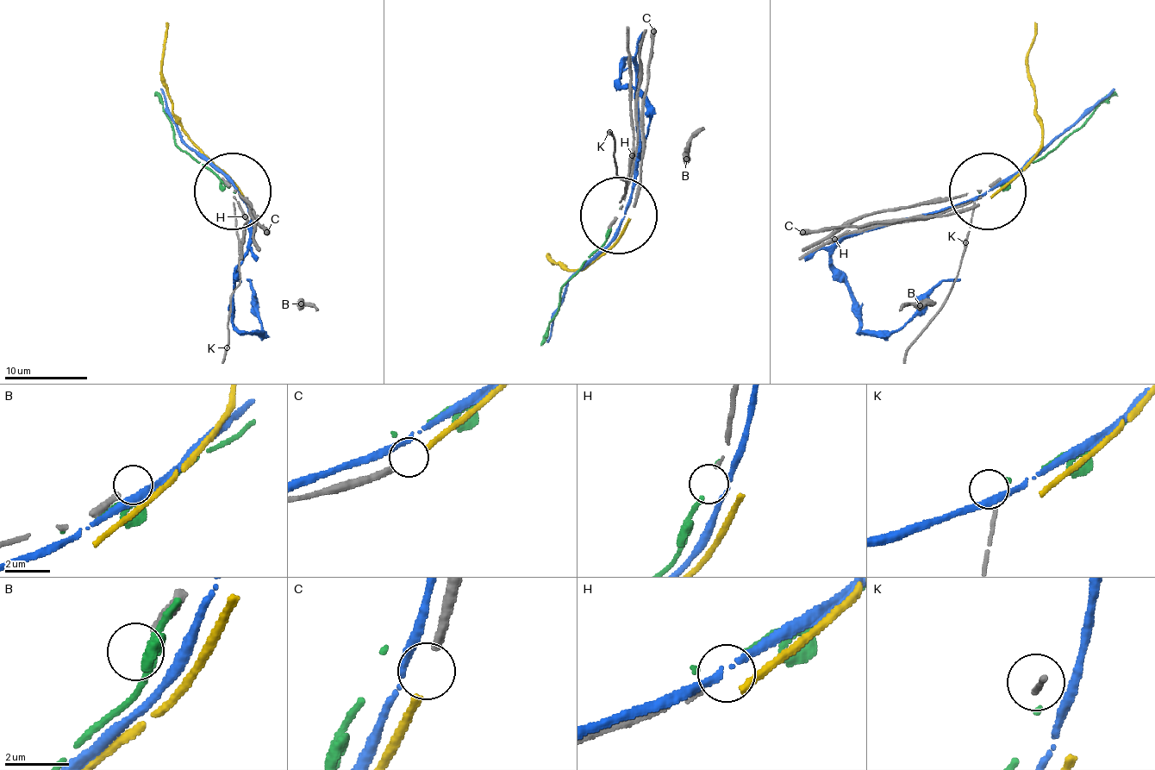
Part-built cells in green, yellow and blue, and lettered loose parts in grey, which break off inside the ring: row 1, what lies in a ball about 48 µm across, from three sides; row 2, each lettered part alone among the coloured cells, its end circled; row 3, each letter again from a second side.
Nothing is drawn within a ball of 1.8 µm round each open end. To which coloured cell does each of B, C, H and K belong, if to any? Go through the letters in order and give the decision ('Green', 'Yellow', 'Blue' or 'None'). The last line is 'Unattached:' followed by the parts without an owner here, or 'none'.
B: None
C: Yellow
H: None
K: Green
Unattached: B, H

